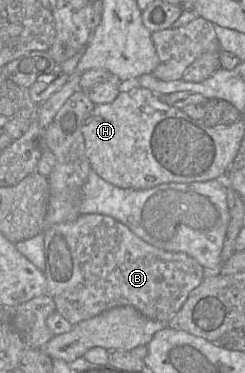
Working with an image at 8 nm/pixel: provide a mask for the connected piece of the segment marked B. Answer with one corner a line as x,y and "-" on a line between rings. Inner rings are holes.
80,214
72,222
46,228
43,234
47,294
54,300
56,312
73,326
120,306
132,306
148,319
168,323
206,275
206,269
188,254
157,248
107,215

